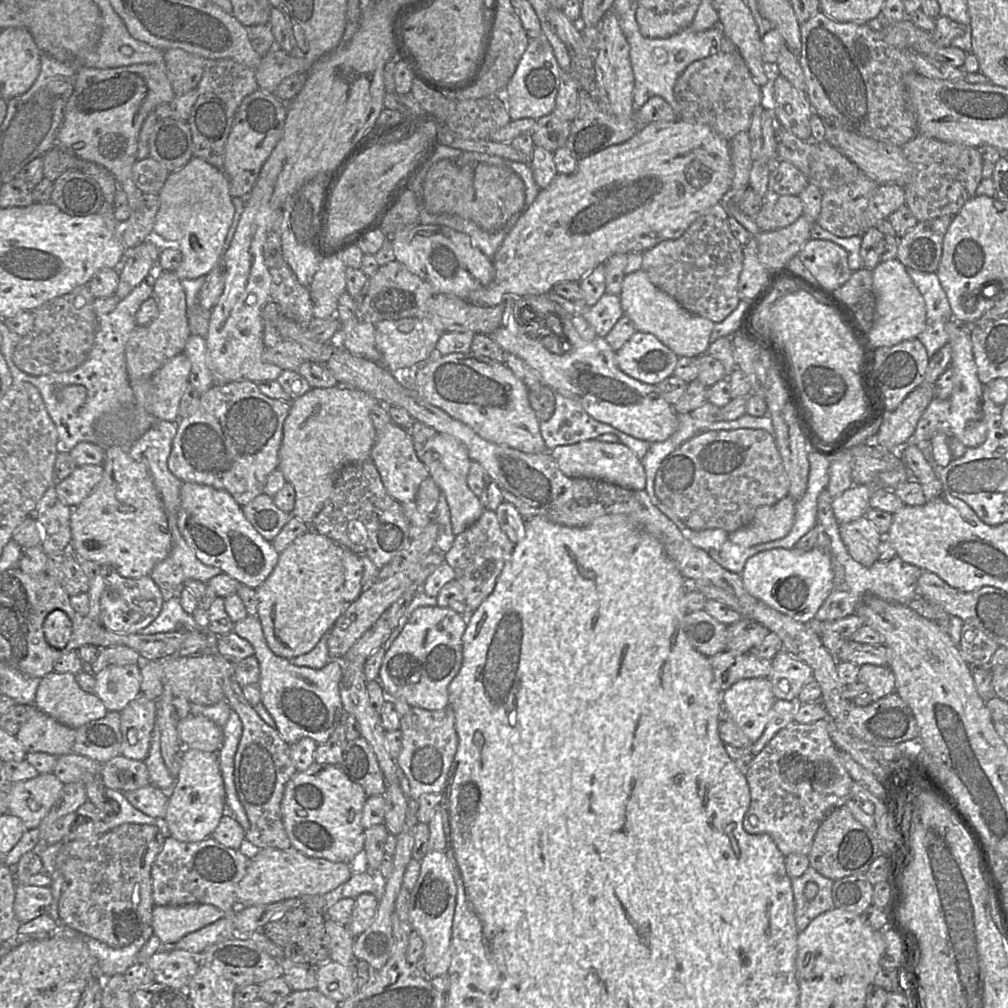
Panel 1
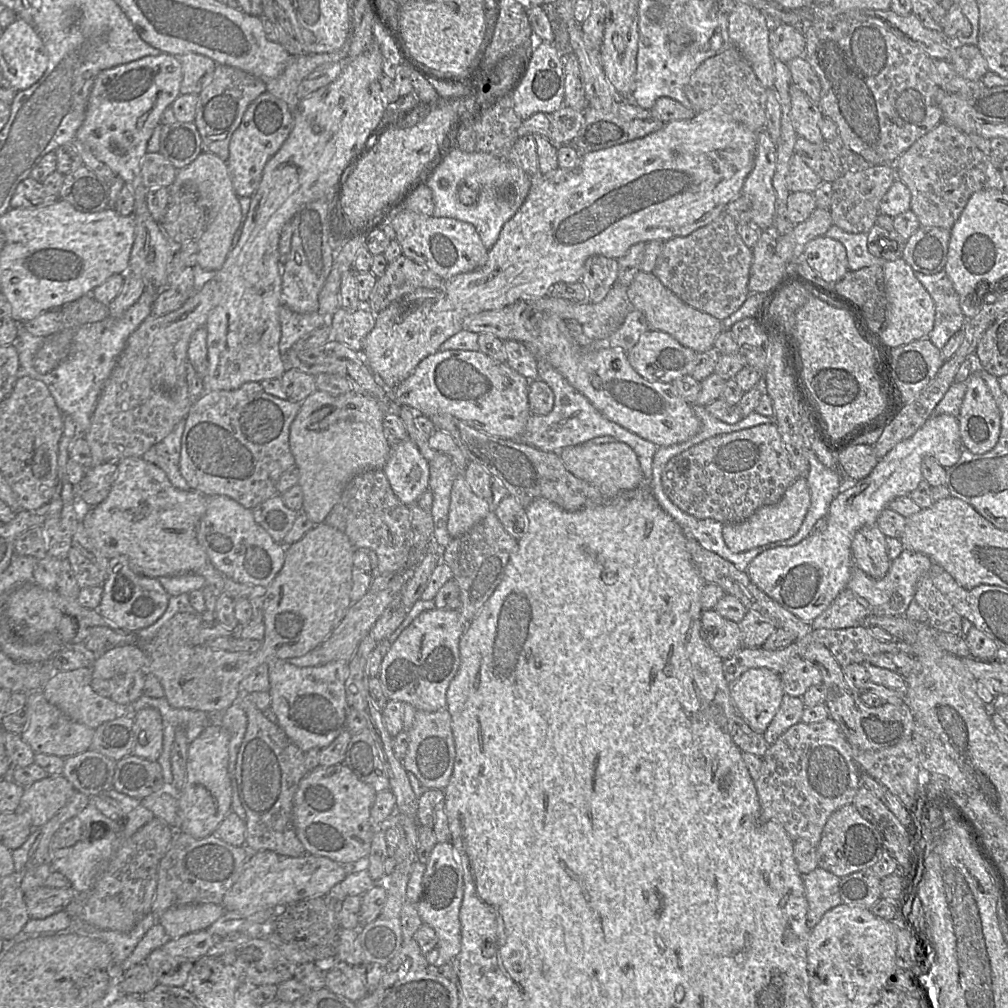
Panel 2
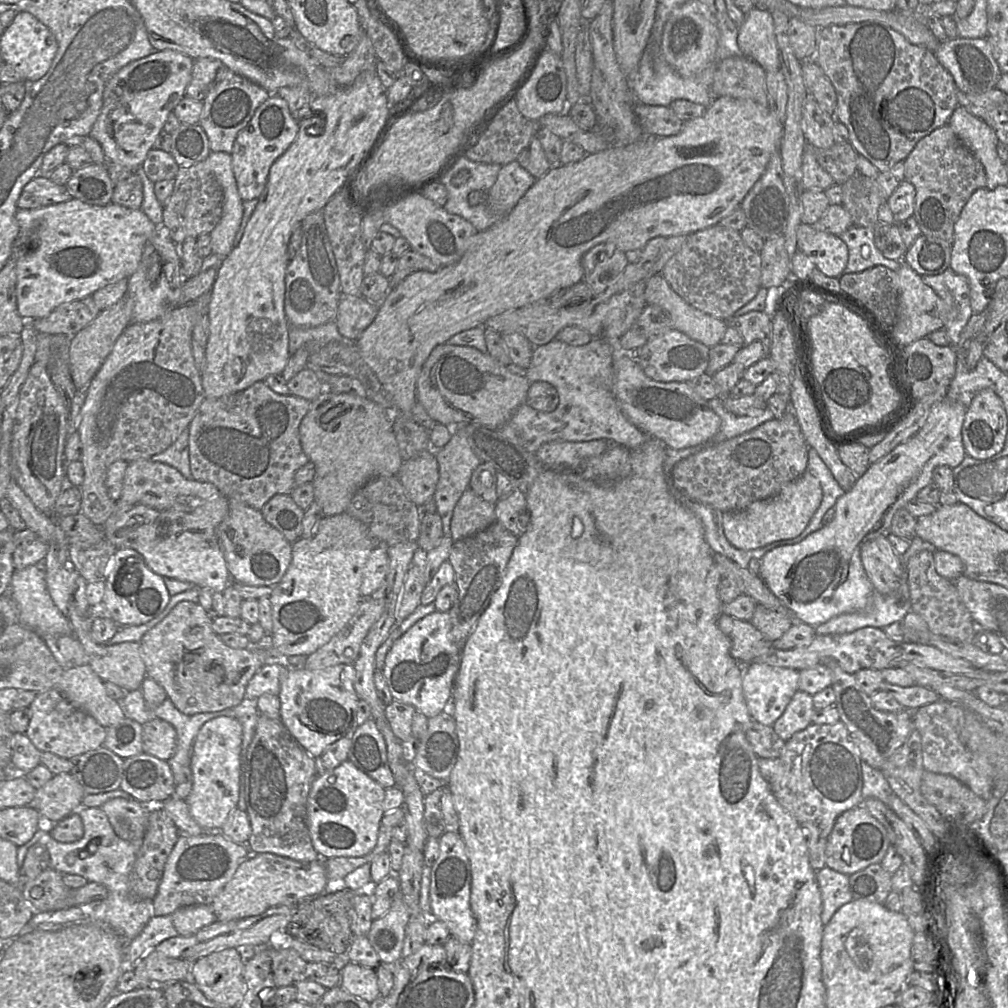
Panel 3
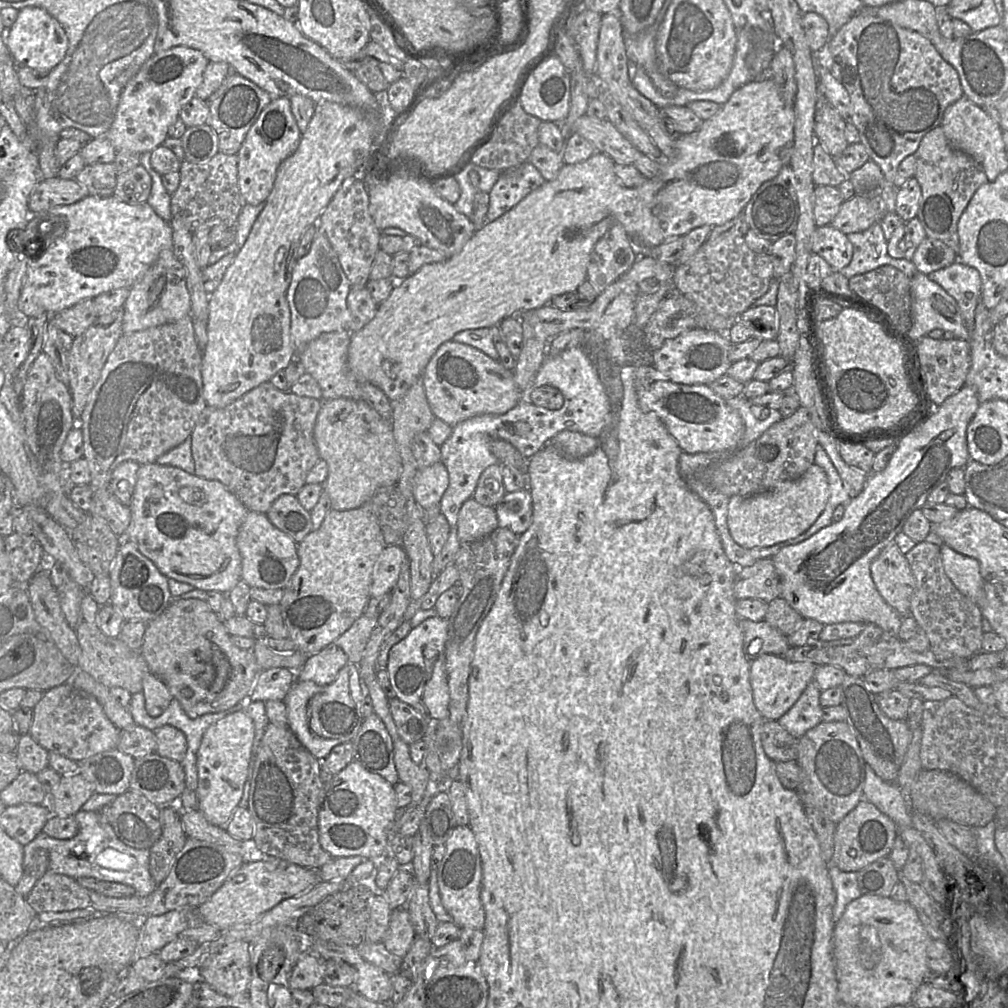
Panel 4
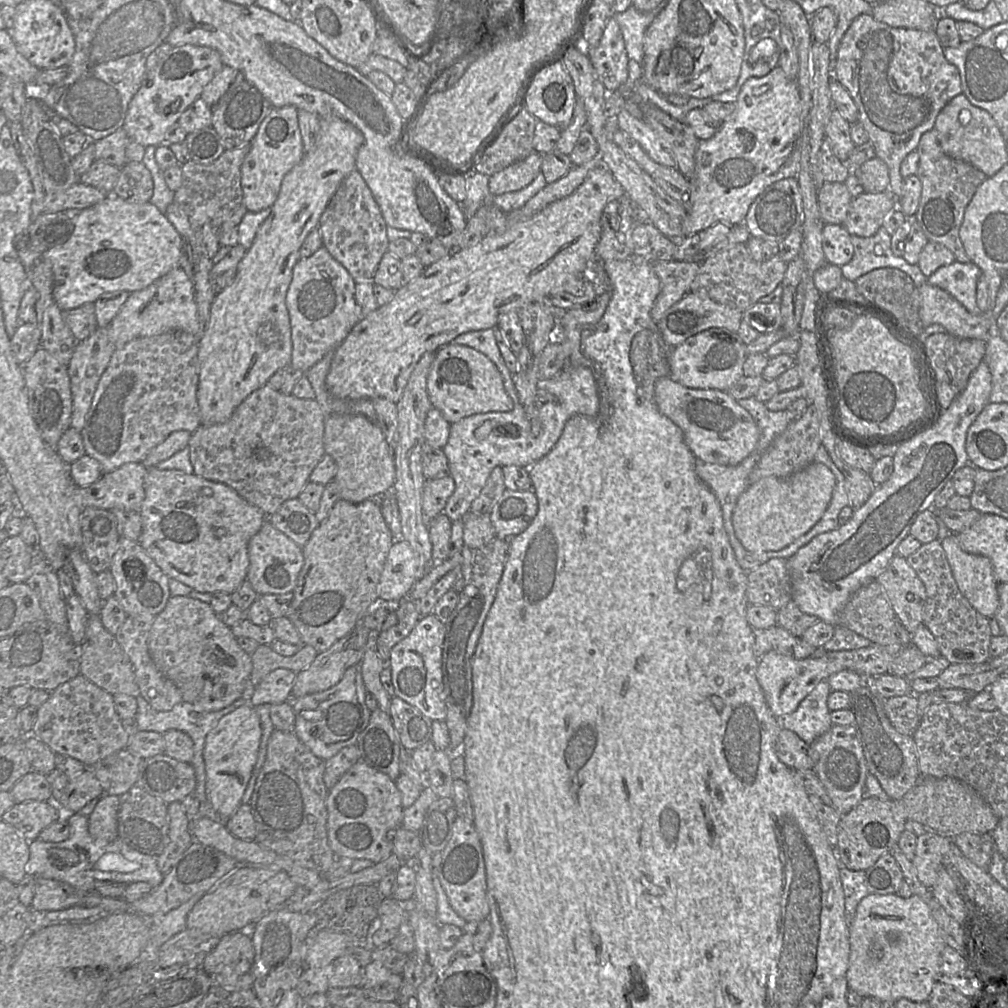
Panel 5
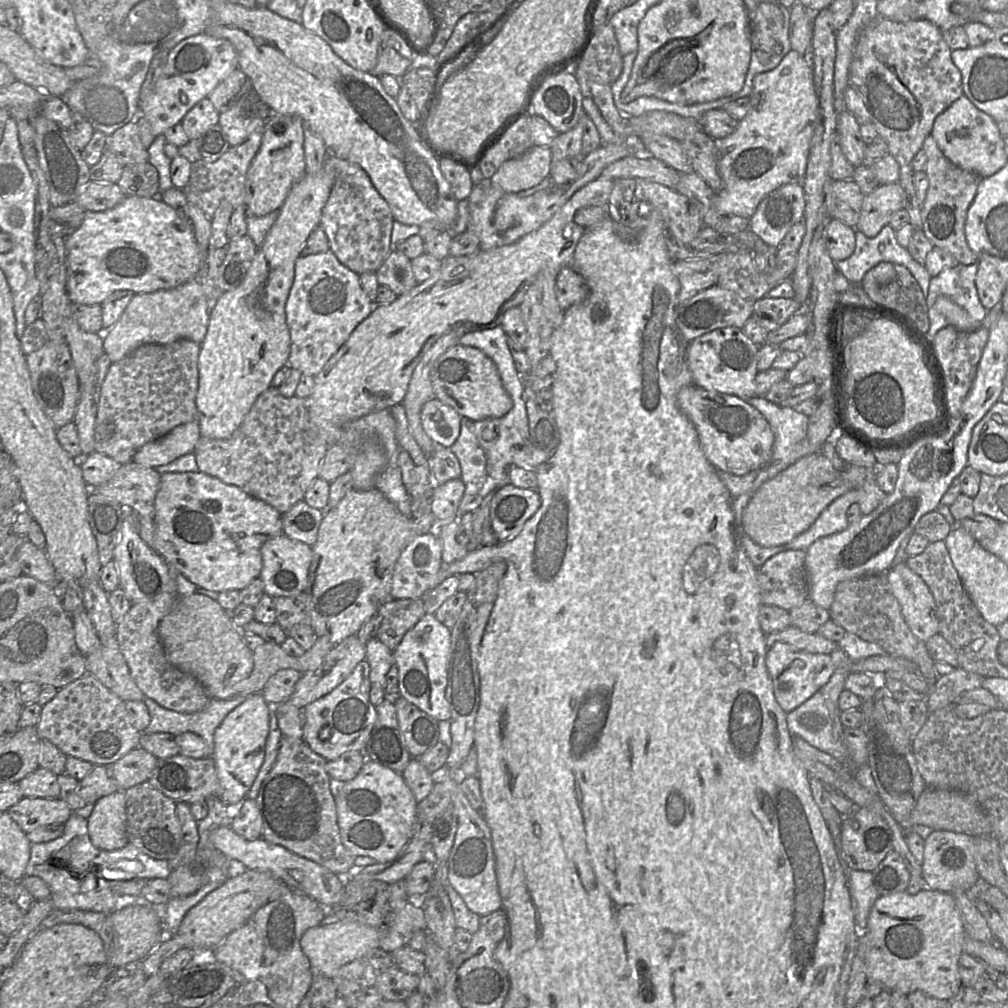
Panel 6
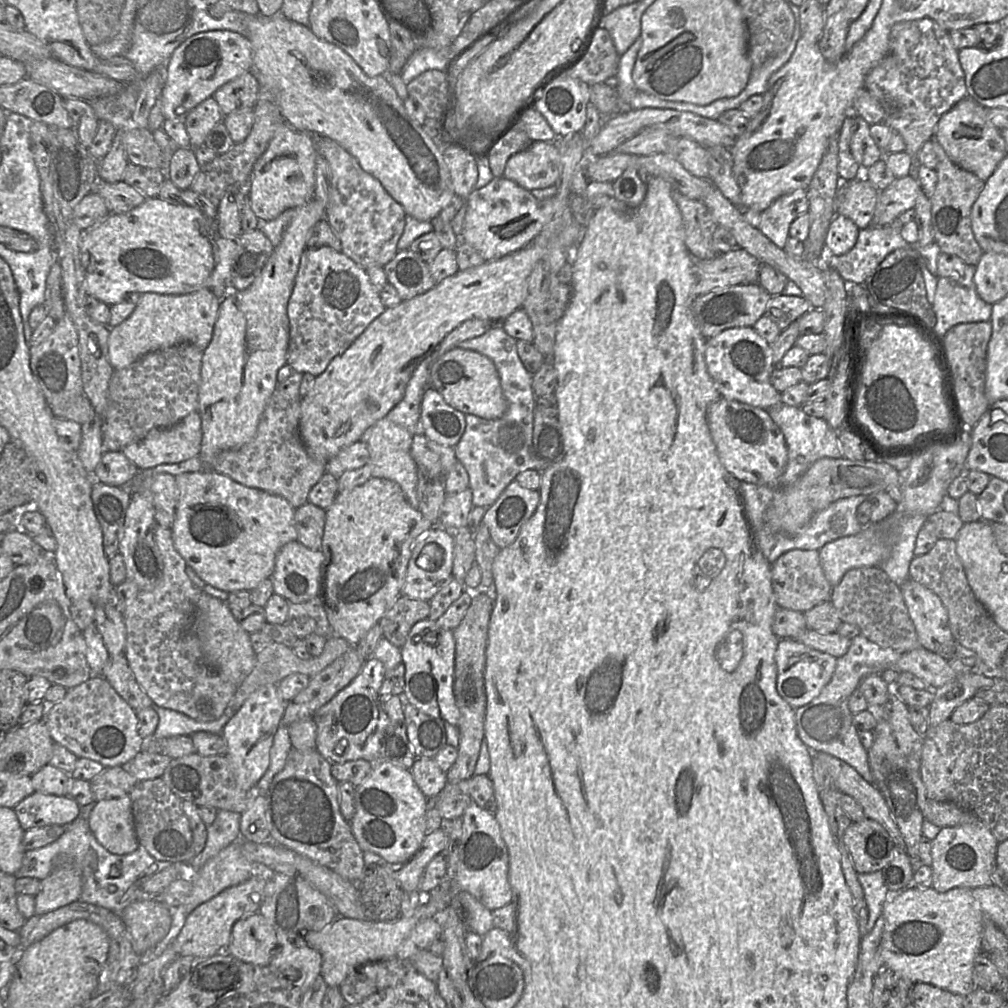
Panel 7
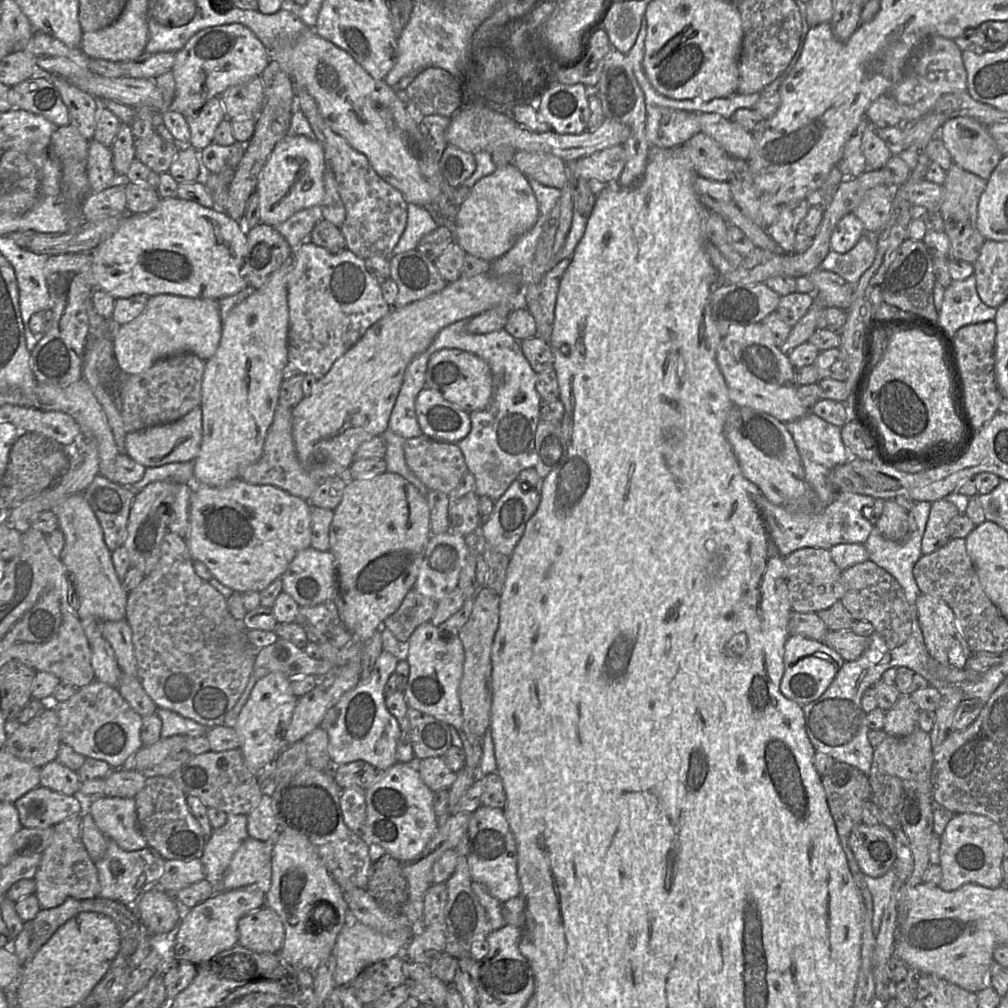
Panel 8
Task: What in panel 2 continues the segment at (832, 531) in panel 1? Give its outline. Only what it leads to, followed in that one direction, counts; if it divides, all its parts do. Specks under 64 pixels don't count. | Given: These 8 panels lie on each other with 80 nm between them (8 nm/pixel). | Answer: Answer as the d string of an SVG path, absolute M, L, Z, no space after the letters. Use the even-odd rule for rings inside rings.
M904 549L891 561L887 574L882 579L869 577L856 564L851 569L846 587L833 600L831 605L811 623L813 629L844 629L862 625L868 616L904 616L914 600L918 581L929 573L932 561L924 554Z

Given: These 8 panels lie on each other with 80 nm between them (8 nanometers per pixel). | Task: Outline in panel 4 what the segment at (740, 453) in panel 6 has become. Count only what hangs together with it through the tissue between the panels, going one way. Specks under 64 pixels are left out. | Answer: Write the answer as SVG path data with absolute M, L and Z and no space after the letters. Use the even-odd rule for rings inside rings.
M652 365L635 370L638 403L643 412L655 412L687 453L728 452L739 448L745 425L739 413L707 384L680 384L667 380Z

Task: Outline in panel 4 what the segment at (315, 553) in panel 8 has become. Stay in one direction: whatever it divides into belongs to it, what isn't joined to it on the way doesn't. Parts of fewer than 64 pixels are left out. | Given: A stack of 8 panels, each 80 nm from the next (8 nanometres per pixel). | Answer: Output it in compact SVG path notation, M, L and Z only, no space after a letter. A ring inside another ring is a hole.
M249 511L239 528L236 544L242 560L241 579L250 588L284 589L299 567L297 543L276 528L266 514Z

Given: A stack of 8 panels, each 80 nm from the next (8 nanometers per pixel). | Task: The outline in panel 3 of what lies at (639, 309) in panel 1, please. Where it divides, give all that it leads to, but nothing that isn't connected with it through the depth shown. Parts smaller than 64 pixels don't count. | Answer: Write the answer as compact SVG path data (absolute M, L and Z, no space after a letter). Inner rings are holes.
M661 274L647 279L644 296L647 305L658 305L669 313L673 329L708 347L721 342L727 328L723 319L687 303Z

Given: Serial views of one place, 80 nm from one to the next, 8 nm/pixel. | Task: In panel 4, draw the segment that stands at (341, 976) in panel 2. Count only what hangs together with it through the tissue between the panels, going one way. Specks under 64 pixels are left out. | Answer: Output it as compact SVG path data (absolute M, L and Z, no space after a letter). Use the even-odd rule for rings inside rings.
M362 962L355 968L355 991L376 1003L390 1003L393 993L391 975L369 962Z

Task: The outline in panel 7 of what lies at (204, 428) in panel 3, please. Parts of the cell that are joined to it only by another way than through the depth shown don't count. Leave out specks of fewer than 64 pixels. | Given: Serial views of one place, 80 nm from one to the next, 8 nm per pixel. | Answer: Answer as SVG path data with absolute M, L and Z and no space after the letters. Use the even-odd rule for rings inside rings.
M277 390L268 400L255 437L247 444L221 452L211 470L235 482L286 499L293 508L308 502L308 494L326 473L326 463L313 458L300 436L300 400L285 399Z

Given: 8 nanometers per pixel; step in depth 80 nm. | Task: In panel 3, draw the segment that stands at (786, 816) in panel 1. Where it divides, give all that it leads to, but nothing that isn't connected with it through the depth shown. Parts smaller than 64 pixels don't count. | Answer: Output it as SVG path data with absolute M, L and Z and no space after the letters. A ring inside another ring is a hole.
M838 721L834 724L810 724L796 732L785 742L779 757L775 758L773 775L768 778L771 790L780 803L802 826L812 822L828 837L835 820L843 812L862 805L862 772L859 751L852 741L846 726Z

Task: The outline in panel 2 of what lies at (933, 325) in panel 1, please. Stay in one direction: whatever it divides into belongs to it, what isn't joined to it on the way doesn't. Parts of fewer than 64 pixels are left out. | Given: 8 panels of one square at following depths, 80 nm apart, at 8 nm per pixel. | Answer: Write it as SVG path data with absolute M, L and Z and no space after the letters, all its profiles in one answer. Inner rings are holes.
M944 270L936 274L914 272L934 301L934 326L928 339L941 349L967 319L961 309L959 295Z

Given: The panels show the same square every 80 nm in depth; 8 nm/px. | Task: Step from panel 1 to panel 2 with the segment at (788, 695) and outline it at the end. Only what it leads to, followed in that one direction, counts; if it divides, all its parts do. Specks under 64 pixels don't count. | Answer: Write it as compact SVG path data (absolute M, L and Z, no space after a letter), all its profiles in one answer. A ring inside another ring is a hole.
M795 658L780 673L785 695L802 697L814 685L822 683L819 669L809 661Z

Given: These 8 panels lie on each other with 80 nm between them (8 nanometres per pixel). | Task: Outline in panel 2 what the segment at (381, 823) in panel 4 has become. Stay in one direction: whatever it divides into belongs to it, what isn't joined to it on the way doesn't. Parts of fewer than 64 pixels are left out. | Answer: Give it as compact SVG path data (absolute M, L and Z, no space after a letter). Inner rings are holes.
M345 764L319 765L301 780L294 796L293 822L298 839L307 854L327 857L340 865L368 856L374 833L370 811L377 792L361 781Z

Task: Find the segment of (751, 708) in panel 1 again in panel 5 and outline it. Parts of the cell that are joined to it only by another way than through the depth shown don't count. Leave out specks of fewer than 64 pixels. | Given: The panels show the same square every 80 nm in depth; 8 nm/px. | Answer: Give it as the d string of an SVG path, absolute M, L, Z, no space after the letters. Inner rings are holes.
M769 651L759 658L756 677L770 711L775 717L780 718L795 711L820 681L844 669L847 669L845 665L835 659L818 657L797 659Z

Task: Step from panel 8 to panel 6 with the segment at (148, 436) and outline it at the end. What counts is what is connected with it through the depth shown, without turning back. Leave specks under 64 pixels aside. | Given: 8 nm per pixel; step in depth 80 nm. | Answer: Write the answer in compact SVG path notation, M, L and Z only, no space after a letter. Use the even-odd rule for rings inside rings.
M197 420L180 424L164 436L141 446L131 461L153 469L166 465L182 455L194 453L200 437Z

